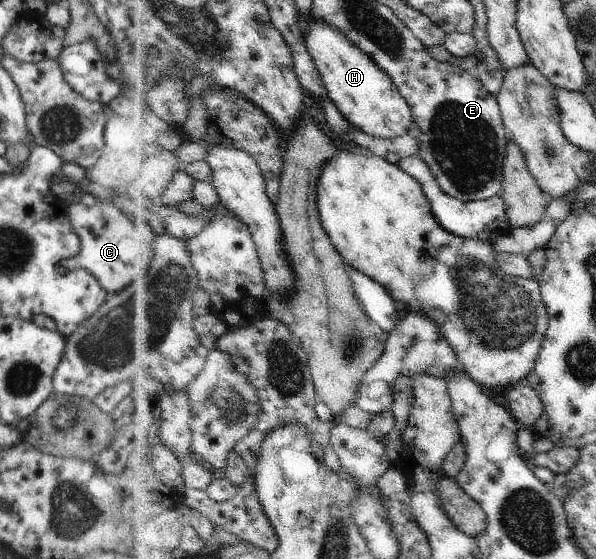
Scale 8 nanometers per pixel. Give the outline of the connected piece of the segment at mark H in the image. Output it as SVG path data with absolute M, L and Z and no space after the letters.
M314 16L310 17L310 28L306 34L306 44L324 76L328 96L351 127L384 140L394 140L408 134L410 123L415 121L413 108L390 73L384 72L370 53L354 44L342 30Z

